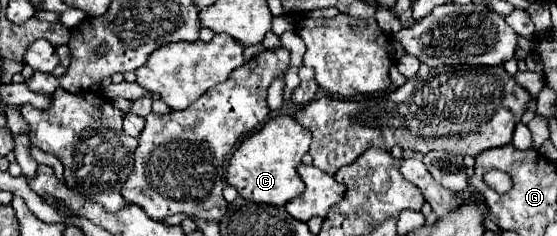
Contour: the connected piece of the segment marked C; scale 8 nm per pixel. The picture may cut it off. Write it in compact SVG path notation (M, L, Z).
M278 115L270 119L258 133L244 139L232 155L226 169L228 185L236 187L244 199L250 199L254 203L268 203L274 207L286 205L290 199L298 197L304 191L296 167L302 163L302 155L308 153L310 141L310 131L298 125L294 117Z

